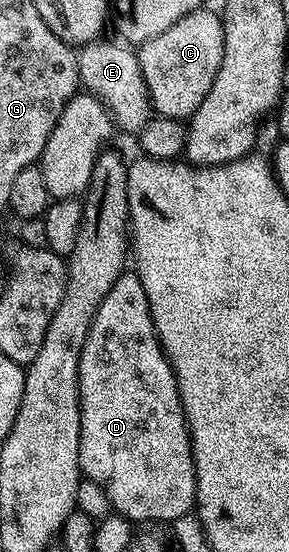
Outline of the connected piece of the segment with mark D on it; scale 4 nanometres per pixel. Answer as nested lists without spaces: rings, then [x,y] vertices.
[[[136,271],[122,272],[115,286],[107,290],[107,298],[103,298],[83,342],[77,389],[81,399],[81,475],[103,486],[112,511],[129,522],[172,522],[190,515],[195,508],[197,479],[193,473],[189,429],[185,427],[185,411],[181,408],[181,395],[173,379],[173,370],[157,341],[143,282],[139,282]]]

